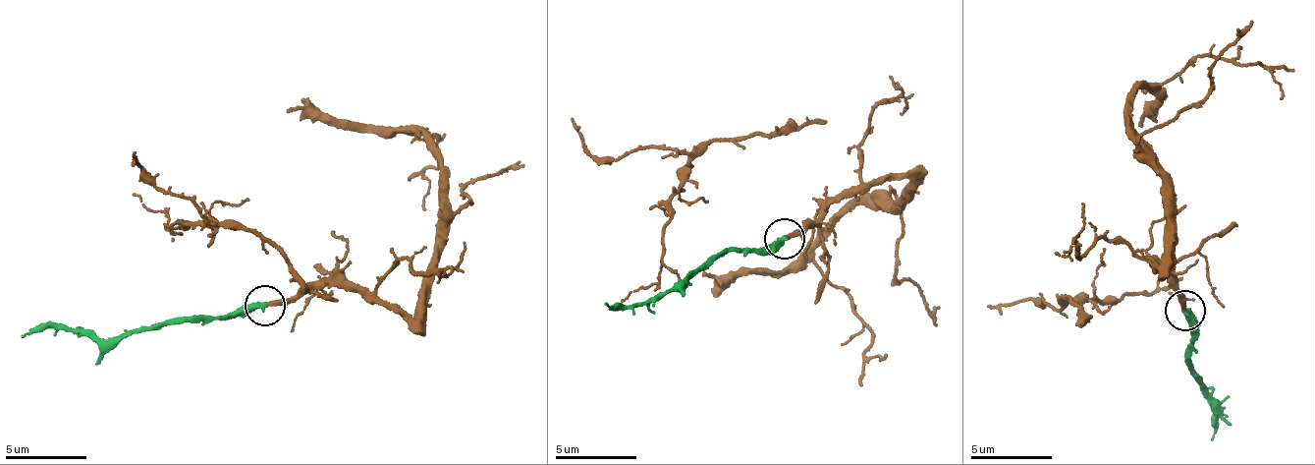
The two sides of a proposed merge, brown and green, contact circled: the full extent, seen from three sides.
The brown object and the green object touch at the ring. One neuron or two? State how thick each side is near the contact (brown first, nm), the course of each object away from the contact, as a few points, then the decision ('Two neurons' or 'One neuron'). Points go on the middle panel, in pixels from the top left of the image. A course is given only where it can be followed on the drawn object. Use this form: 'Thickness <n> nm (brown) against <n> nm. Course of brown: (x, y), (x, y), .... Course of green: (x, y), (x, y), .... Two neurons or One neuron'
Thickness 280 nm (brown) against 420 nm. Course of brown: (788, 239), (909, 179), (885, 213), (841, 213), (814, 255), (869, 328), (866, 353), (885, 354). Course of green: (784, 238), (762, 248), (723, 248), (672, 287), (644, 302), (606, 302). One neuron

